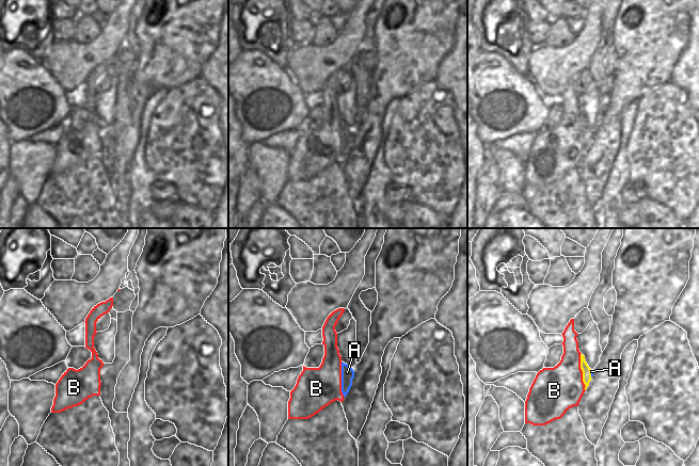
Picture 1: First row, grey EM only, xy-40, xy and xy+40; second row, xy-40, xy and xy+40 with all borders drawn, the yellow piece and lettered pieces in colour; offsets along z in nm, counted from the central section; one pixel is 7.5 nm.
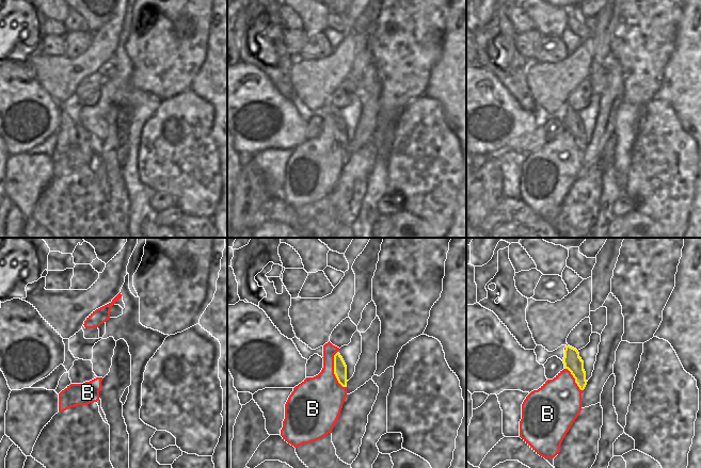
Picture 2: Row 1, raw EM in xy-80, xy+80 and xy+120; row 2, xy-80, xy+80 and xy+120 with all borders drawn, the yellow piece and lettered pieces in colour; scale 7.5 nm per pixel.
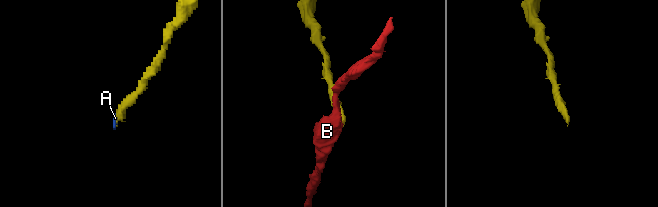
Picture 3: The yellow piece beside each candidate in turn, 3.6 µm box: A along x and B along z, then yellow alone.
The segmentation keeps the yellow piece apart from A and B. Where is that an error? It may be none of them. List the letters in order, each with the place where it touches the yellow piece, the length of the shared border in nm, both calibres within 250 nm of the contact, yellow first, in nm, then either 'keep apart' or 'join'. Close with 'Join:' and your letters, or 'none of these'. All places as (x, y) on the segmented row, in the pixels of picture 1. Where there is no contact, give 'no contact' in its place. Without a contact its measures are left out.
A: xy+40 (590, 374) | 60 nm | 70/20 nm | join
B: xy+40 (583, 372) | 280 nm | 70/340 nm | keep apart
Join: A

